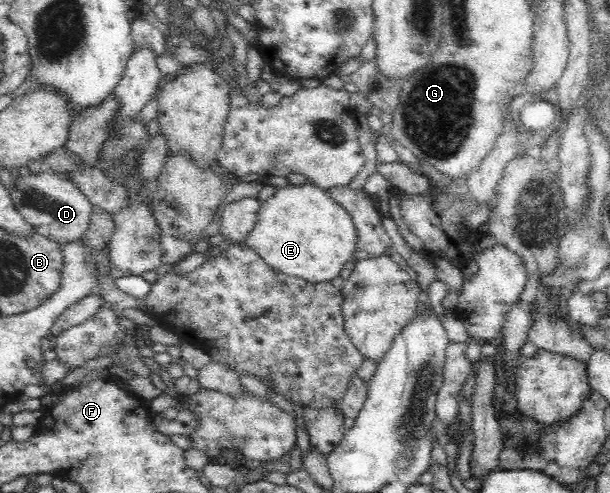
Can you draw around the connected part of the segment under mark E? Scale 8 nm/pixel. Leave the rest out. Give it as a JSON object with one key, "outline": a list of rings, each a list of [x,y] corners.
{"outline":[[[310,183],[290,184],[260,202],[257,221],[245,242],[271,269],[322,283],[337,279],[342,267],[351,261],[358,233],[352,215],[325,190]]]}

